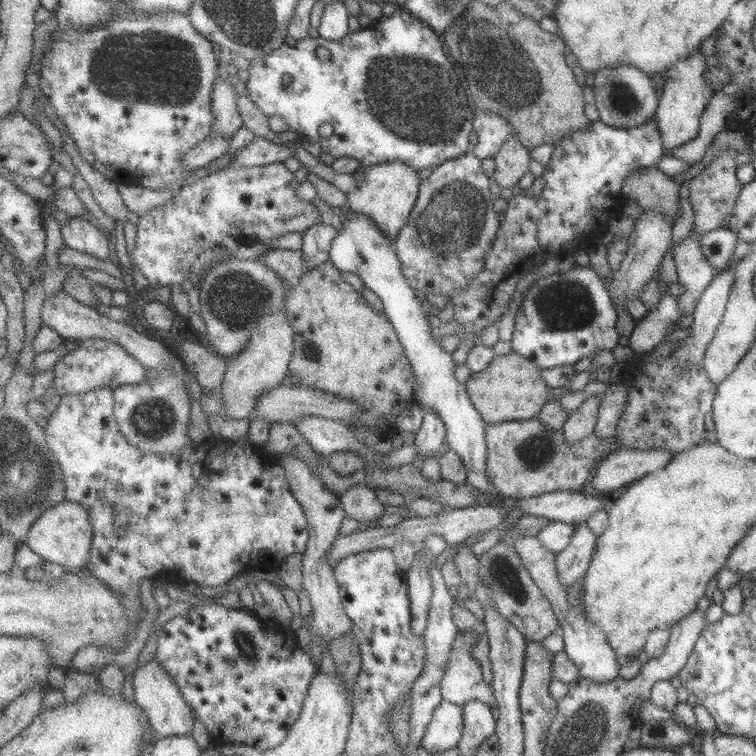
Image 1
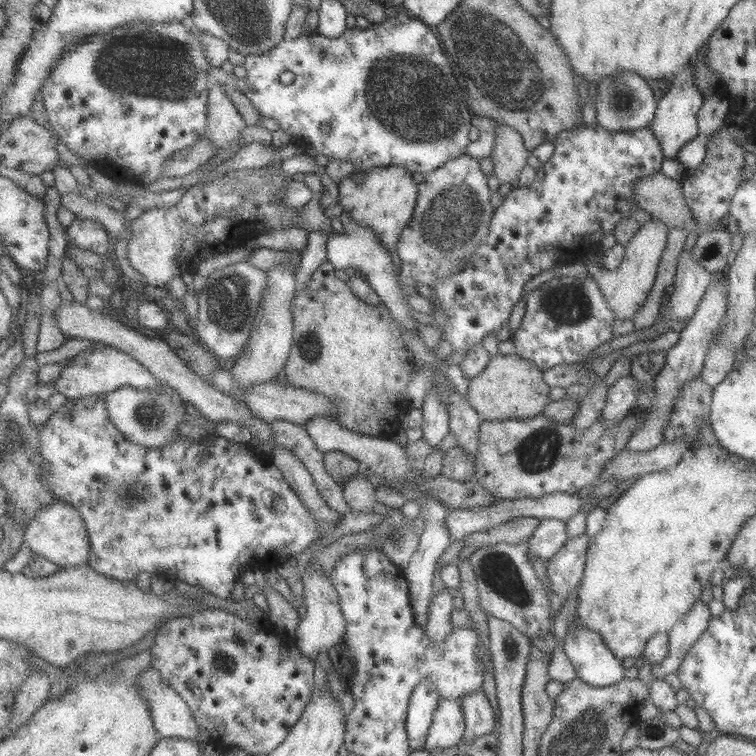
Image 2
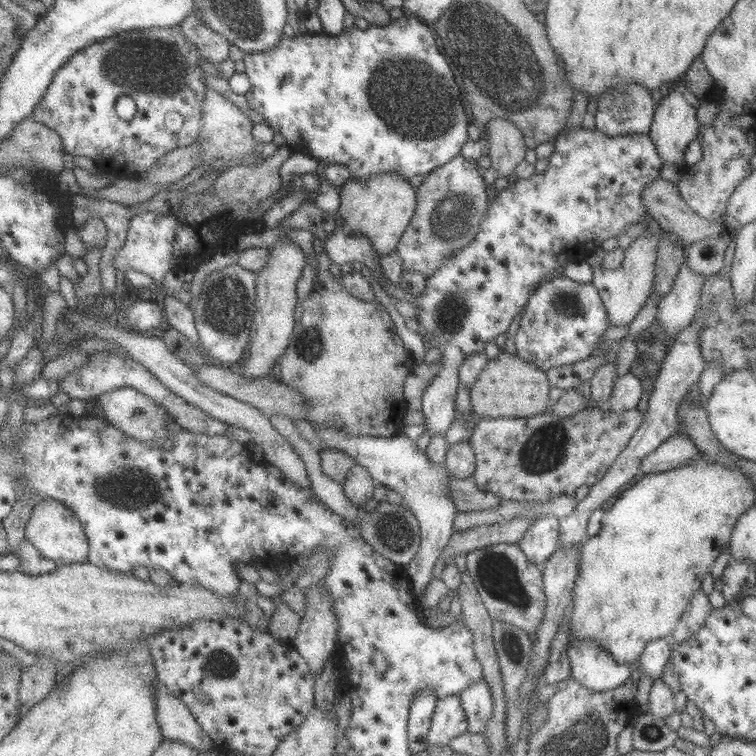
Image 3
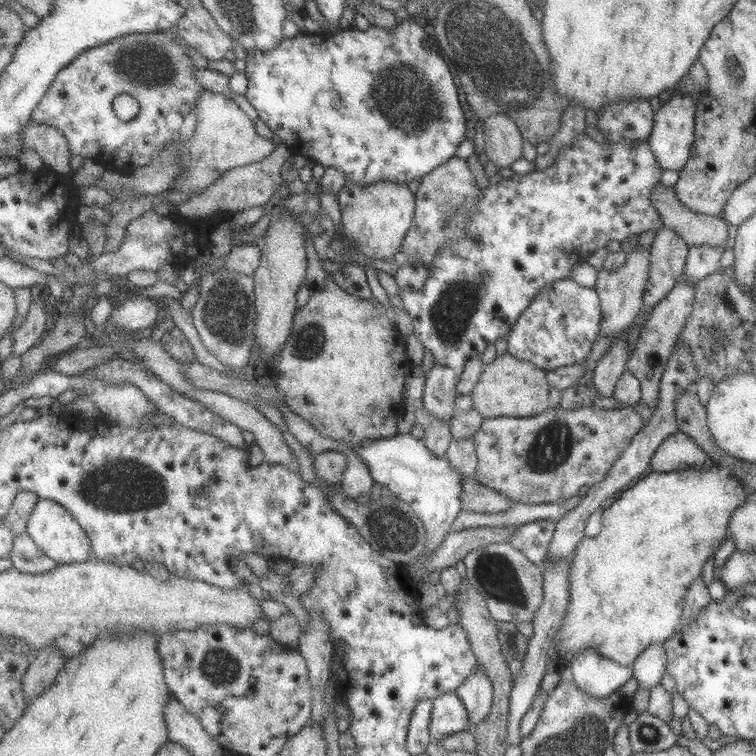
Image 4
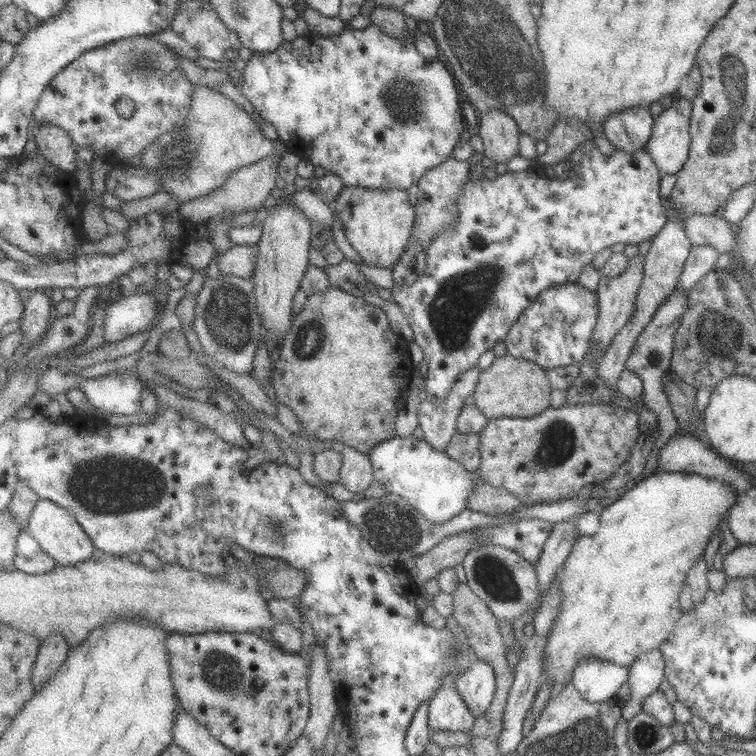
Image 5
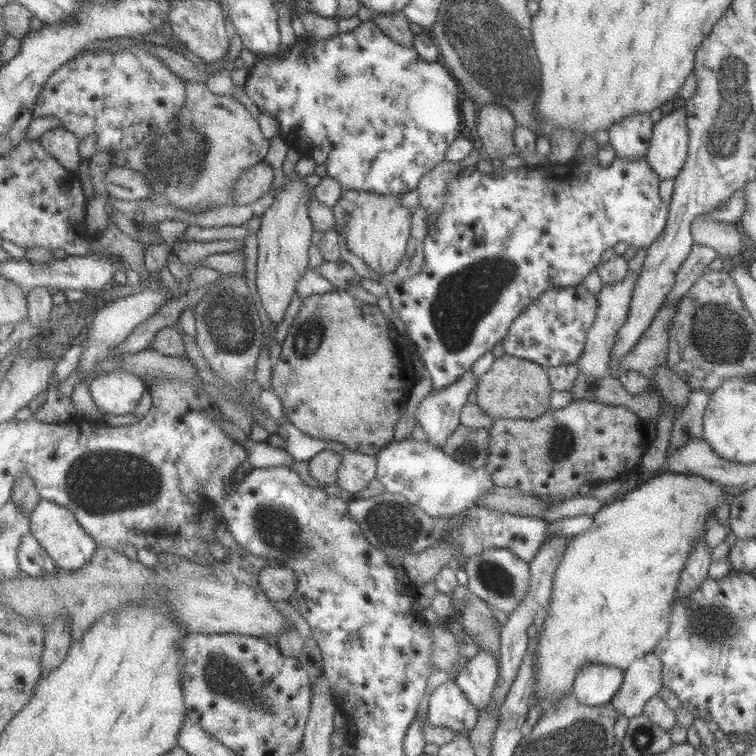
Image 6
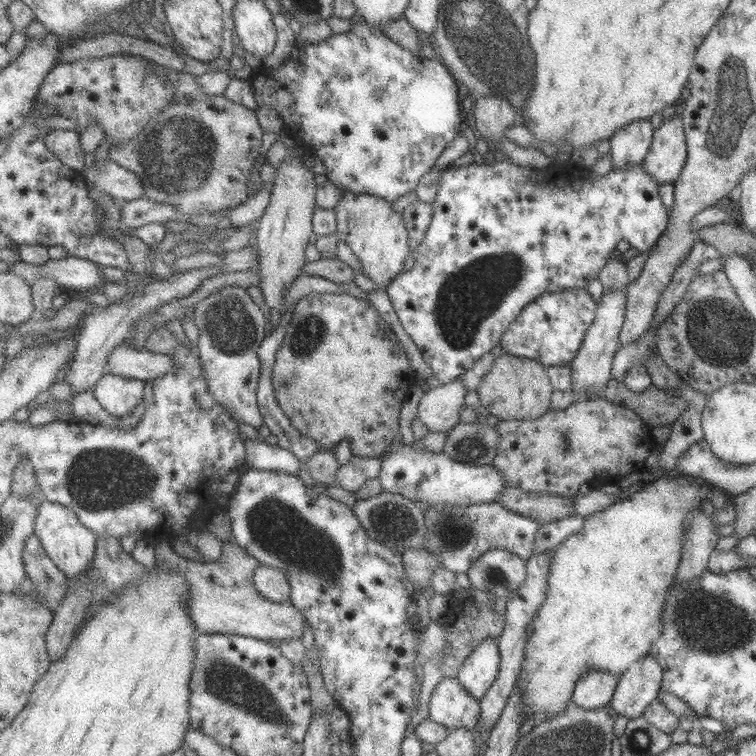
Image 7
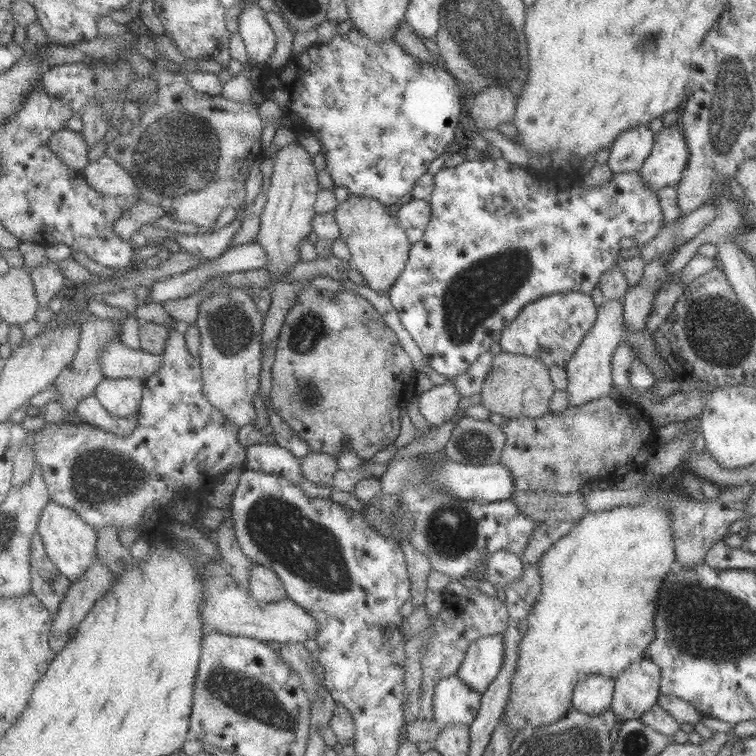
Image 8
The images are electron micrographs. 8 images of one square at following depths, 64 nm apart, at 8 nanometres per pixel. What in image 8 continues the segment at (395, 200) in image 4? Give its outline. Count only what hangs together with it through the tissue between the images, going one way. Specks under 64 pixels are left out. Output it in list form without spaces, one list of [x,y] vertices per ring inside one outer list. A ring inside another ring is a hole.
[[[350,194],[348,199],[338,203],[335,211],[342,230],[340,238],[351,252],[352,268],[365,278],[369,288],[388,294],[406,269],[412,244],[406,228],[387,208],[380,200]]]

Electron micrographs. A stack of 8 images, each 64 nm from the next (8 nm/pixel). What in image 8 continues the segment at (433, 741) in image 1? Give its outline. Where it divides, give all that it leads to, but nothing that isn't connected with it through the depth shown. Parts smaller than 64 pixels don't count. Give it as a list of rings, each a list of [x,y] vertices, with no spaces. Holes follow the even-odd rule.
[[[458,675],[439,679],[434,694],[434,720],[442,726],[450,724],[466,724],[471,727],[482,707],[482,693],[477,692],[461,680]]]

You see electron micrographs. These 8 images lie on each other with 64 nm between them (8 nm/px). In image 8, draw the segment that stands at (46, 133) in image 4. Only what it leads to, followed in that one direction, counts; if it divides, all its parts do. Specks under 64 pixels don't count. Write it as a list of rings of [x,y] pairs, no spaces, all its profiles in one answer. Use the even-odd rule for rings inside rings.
[[[61,129],[50,138],[50,147],[74,171],[81,171],[90,164],[89,147],[82,131]]]

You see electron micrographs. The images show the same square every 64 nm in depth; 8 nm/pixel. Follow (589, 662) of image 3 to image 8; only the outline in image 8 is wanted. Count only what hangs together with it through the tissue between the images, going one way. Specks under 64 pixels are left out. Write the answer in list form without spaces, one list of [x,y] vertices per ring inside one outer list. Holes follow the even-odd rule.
[[[591,675],[582,680],[574,690],[573,704],[583,712],[598,715],[610,708],[614,696],[614,679]]]

